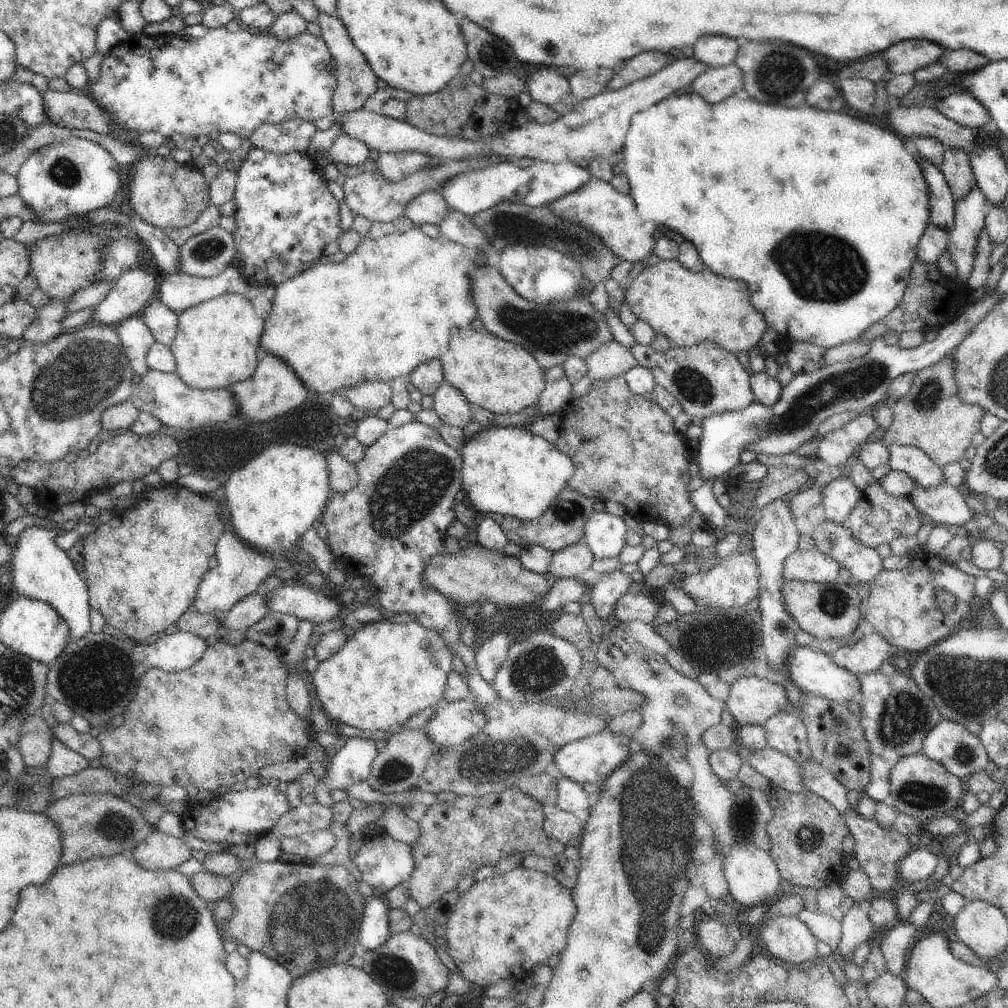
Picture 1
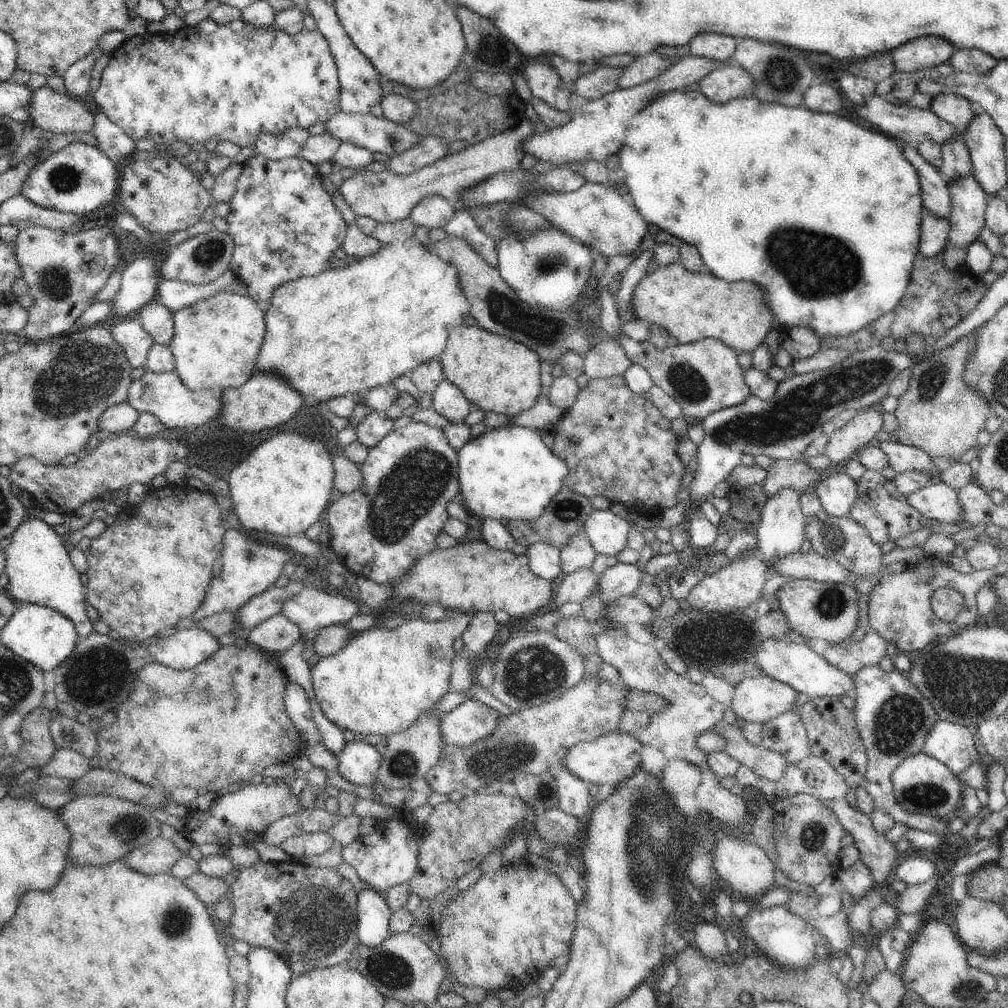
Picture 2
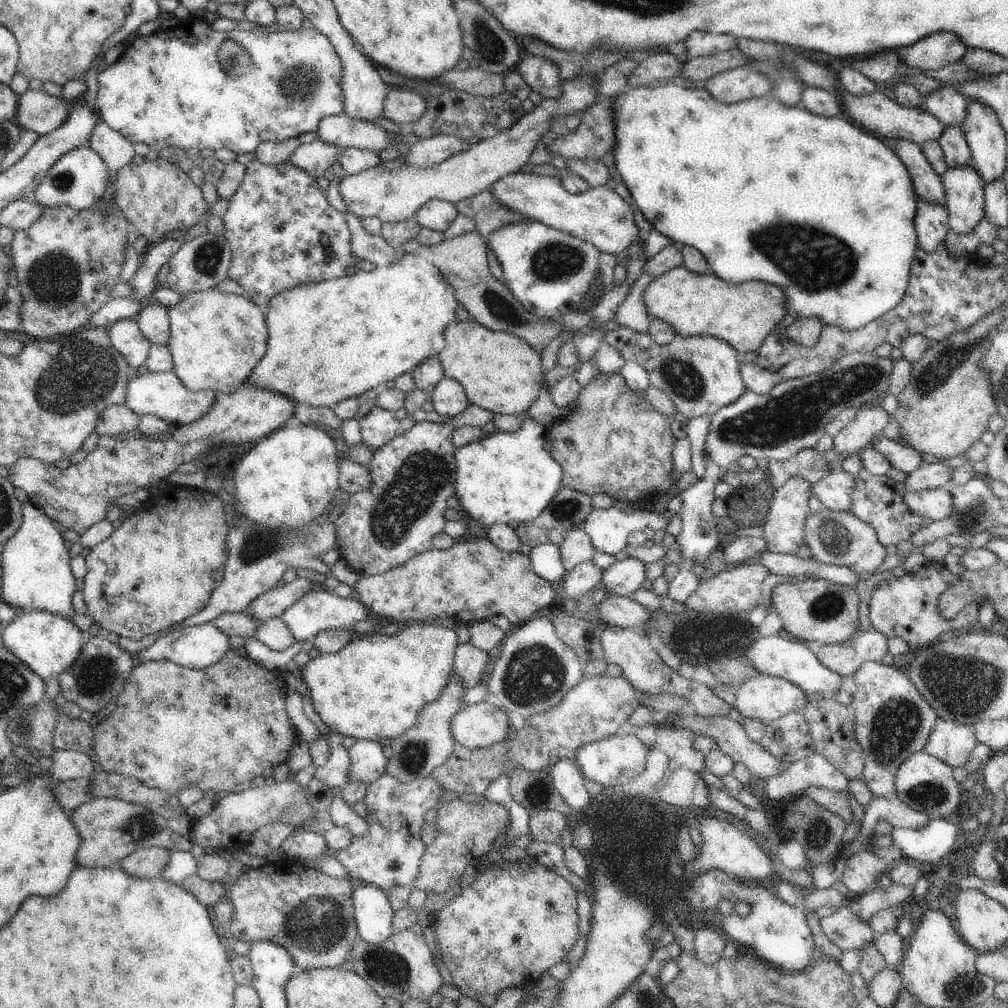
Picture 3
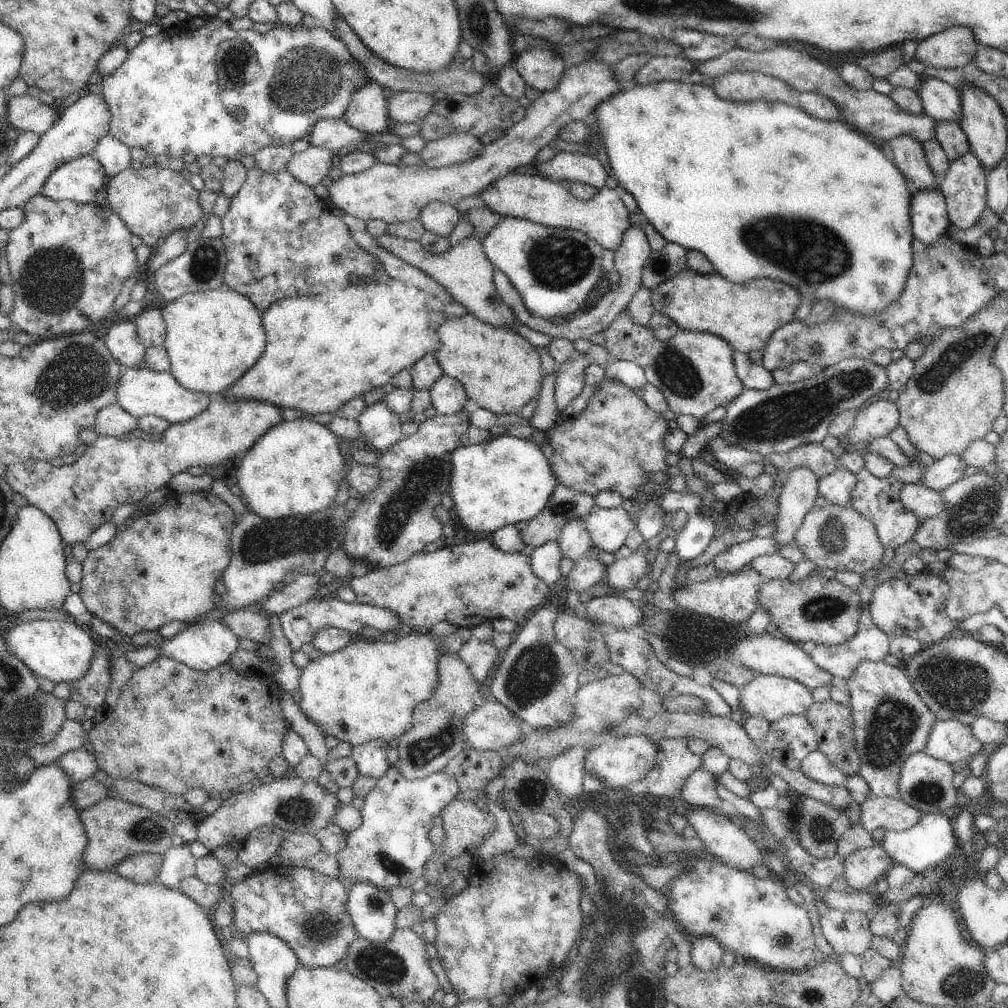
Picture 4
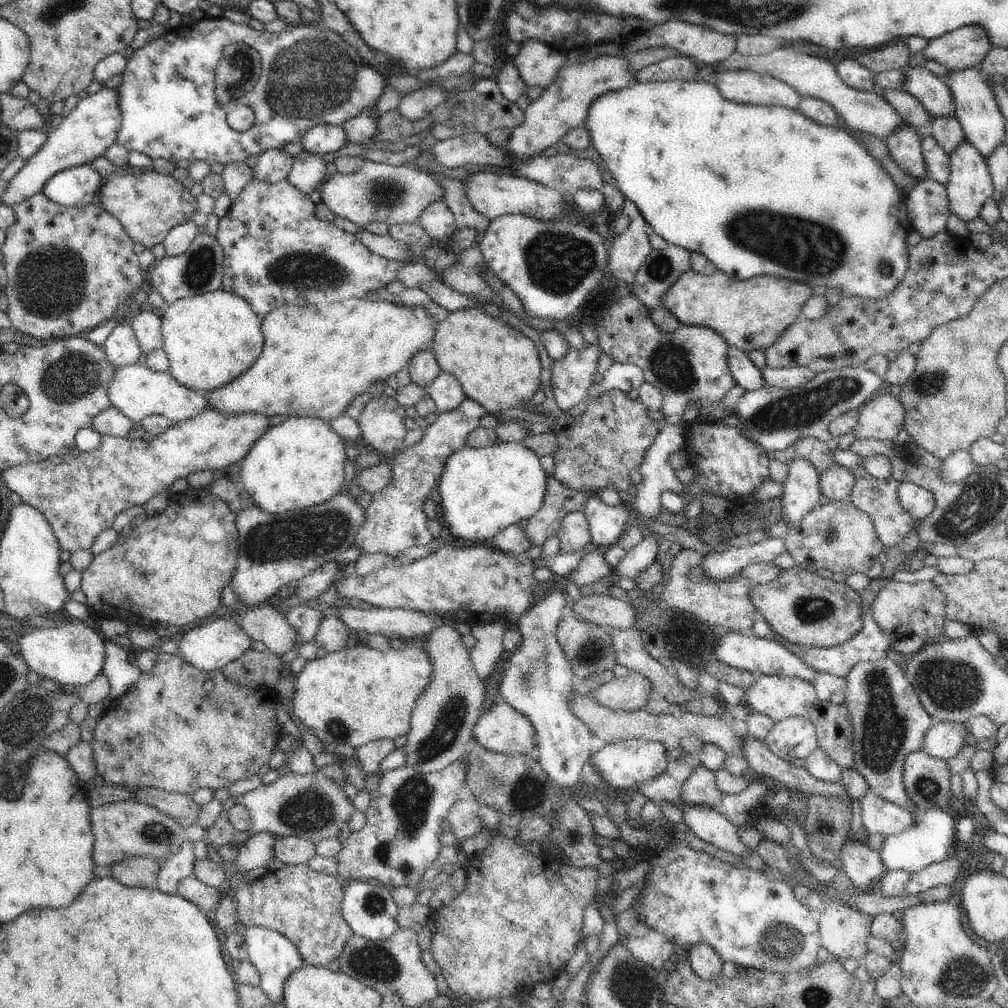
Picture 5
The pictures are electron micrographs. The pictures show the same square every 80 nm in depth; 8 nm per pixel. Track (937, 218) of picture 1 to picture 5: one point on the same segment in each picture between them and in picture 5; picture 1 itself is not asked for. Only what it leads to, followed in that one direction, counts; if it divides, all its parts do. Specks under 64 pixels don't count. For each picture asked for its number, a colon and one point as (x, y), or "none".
2: (934, 189)
3: (928, 186)
4: (909, 156)
5: (904, 142)

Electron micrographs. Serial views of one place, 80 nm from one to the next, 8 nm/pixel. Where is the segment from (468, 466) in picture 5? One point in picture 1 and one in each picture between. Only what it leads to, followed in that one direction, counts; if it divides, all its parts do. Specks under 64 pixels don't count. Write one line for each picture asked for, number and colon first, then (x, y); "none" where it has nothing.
1: (509, 471)
2: (508, 473)
3: (506, 476)
4: (507, 480)

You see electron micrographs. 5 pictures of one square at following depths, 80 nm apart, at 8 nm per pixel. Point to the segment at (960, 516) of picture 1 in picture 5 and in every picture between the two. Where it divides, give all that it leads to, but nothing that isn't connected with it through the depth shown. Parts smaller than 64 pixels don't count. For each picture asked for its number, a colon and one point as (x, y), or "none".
2: (939, 502)
3: (935, 504)
4: (925, 503)
5: (917, 501)

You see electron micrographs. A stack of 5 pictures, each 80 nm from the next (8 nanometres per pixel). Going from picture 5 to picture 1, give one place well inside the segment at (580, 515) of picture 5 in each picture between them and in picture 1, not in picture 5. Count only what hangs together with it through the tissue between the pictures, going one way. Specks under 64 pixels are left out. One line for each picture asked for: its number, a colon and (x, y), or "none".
1: (574, 561)
2: (578, 553)
3: (577, 548)
4: (575, 542)

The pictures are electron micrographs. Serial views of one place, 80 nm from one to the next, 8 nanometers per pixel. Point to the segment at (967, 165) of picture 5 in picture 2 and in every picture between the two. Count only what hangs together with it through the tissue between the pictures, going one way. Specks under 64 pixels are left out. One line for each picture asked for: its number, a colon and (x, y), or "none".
2: (966, 218)
3: (965, 190)
4: (964, 186)

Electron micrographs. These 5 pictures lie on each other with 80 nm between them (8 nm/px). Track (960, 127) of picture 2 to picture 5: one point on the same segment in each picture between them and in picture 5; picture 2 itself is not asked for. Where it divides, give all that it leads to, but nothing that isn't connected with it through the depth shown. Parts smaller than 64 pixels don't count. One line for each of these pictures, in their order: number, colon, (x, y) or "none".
3: (949, 106)
4: (941, 101)
5: (931, 90)

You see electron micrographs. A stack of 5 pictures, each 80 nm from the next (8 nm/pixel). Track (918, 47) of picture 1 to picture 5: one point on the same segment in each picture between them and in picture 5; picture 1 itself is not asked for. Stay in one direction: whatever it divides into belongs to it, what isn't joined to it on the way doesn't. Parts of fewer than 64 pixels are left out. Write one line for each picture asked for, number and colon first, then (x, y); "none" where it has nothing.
2: (924, 53)
3: (939, 50)
4: (954, 48)
5: (966, 48)

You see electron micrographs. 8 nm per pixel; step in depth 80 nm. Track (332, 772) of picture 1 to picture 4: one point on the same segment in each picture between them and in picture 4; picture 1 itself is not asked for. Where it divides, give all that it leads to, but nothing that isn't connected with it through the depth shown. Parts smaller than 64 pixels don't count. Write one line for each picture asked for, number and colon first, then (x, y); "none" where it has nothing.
2: (359, 762)
3: (367, 762)
4: (370, 758)

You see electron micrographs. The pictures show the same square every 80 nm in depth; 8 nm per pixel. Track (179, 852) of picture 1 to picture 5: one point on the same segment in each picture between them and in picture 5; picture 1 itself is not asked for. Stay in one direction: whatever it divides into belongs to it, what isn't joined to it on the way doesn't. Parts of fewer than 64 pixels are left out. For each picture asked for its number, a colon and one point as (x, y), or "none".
2: (157, 857)
3: (149, 863)
4: (143, 868)
5: (142, 872)

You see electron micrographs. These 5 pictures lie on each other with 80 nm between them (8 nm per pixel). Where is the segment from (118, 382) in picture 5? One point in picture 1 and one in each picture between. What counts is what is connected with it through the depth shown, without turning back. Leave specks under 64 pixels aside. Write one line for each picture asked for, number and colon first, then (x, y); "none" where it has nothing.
1: (164, 395)
2: (164, 395)
3: (162, 394)
4: (141, 392)

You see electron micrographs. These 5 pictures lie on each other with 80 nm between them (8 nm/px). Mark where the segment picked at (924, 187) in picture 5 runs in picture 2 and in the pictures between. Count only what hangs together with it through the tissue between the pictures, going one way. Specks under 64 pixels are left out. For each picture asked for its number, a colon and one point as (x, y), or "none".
2: (934, 231)
3: (932, 220)
4: (930, 221)

